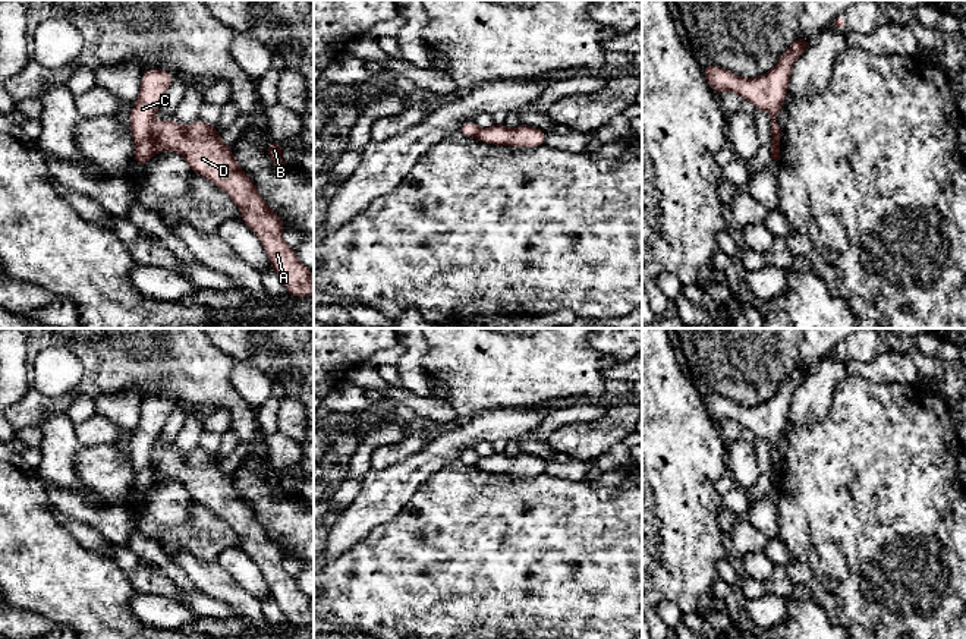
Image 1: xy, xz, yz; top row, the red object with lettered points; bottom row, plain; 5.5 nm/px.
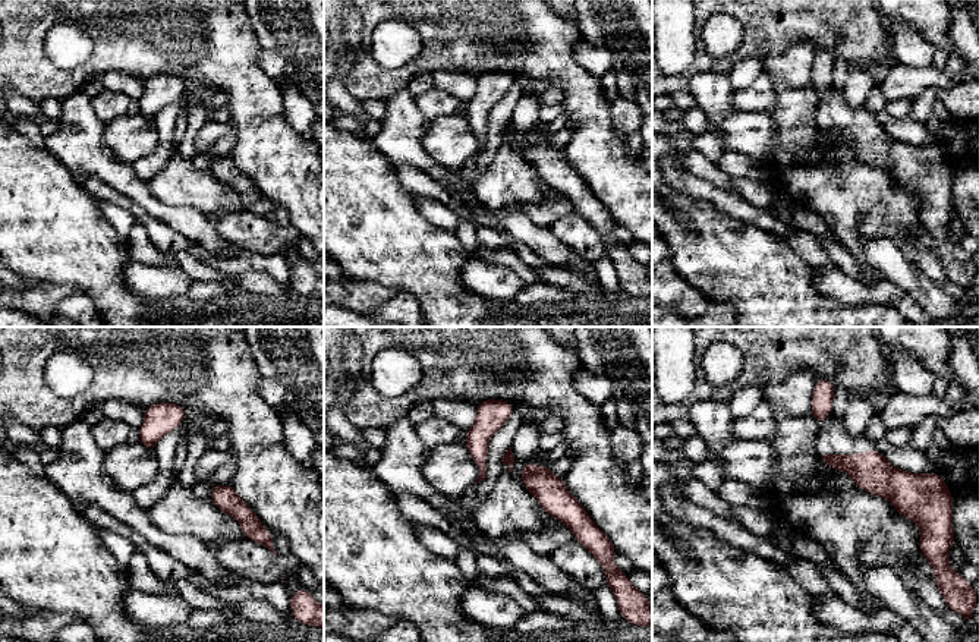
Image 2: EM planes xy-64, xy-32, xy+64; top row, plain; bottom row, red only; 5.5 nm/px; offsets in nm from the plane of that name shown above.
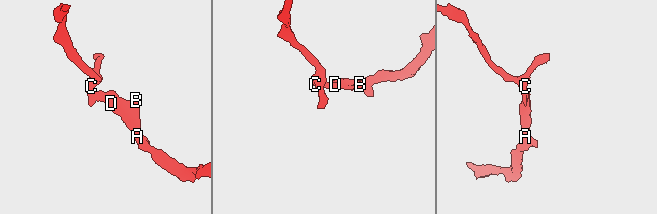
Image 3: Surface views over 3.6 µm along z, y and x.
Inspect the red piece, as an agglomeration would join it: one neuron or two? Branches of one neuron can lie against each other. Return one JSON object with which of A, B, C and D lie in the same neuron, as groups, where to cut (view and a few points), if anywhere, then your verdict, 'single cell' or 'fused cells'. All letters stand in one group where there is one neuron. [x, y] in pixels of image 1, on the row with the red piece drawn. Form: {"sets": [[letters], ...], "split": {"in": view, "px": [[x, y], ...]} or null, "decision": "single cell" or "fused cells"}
{"sets": [["A", "B", "D"], ["C"]], "split": {"in": "xy", "px": [[153, 122], [151, 139], [156, 145]]}, "decision": "fused cells"}

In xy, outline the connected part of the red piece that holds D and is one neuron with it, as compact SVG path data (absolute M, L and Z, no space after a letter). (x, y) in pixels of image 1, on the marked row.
M174 119L152 123L152 141L157 151L183 155L189 169L226 192L237 205L242 221L255 233L284 284L287 295L308 298L314 295L311 270L305 267L281 237L283 220L262 199L252 179L239 167L232 145L220 142L214 125L201 119L182 126Z

